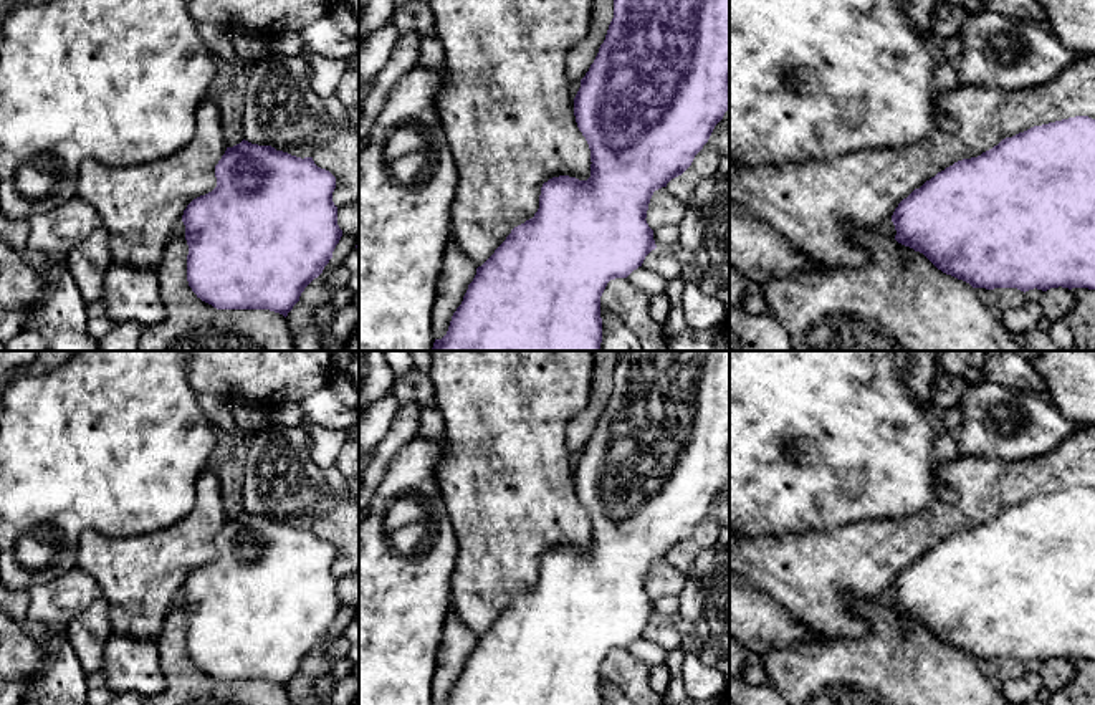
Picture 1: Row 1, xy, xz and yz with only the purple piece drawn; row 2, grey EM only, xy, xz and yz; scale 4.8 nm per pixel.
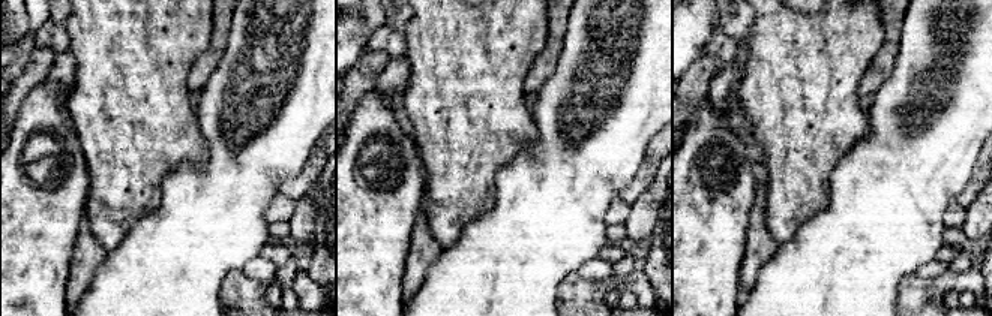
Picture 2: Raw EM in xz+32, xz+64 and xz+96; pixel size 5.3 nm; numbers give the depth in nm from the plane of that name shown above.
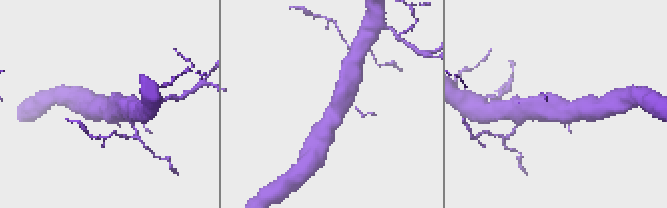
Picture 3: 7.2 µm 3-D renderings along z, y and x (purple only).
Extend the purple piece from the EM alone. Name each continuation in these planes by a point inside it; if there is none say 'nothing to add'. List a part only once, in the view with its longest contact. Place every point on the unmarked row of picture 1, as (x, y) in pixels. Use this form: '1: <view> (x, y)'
nothing to add

